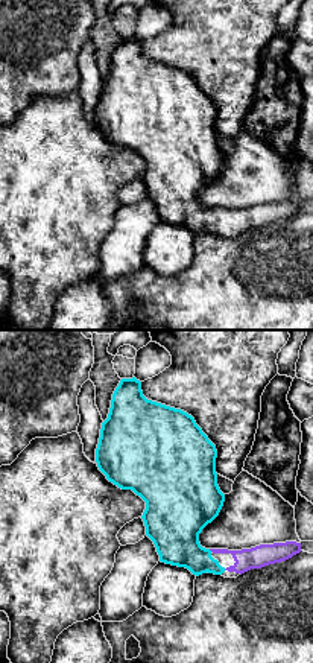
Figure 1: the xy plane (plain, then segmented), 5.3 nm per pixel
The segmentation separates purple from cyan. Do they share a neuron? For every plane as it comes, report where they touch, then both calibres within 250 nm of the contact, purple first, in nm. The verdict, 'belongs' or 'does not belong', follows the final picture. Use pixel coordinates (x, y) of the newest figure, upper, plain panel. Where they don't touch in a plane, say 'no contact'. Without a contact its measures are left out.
no contact

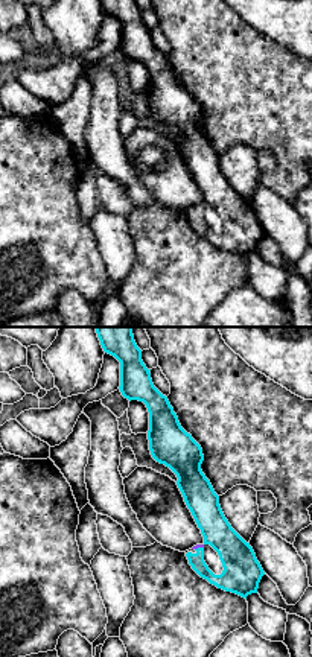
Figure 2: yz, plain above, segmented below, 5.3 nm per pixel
meets purple at (198, 206); 20 nm thick on the purple side, 190 nm on the other

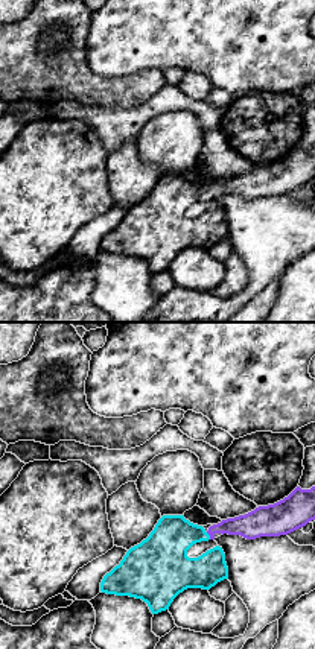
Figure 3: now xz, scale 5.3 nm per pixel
meets purple at (209, 193); 140 nm thick on the purple side, 240 nm on the other

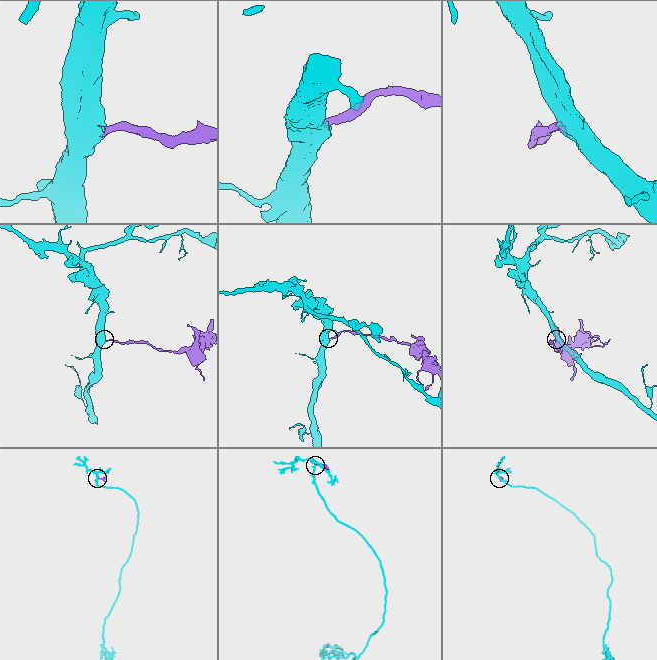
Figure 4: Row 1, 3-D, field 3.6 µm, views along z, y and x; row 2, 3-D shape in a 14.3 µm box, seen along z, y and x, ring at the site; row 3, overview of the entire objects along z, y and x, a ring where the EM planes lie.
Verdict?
belongs

